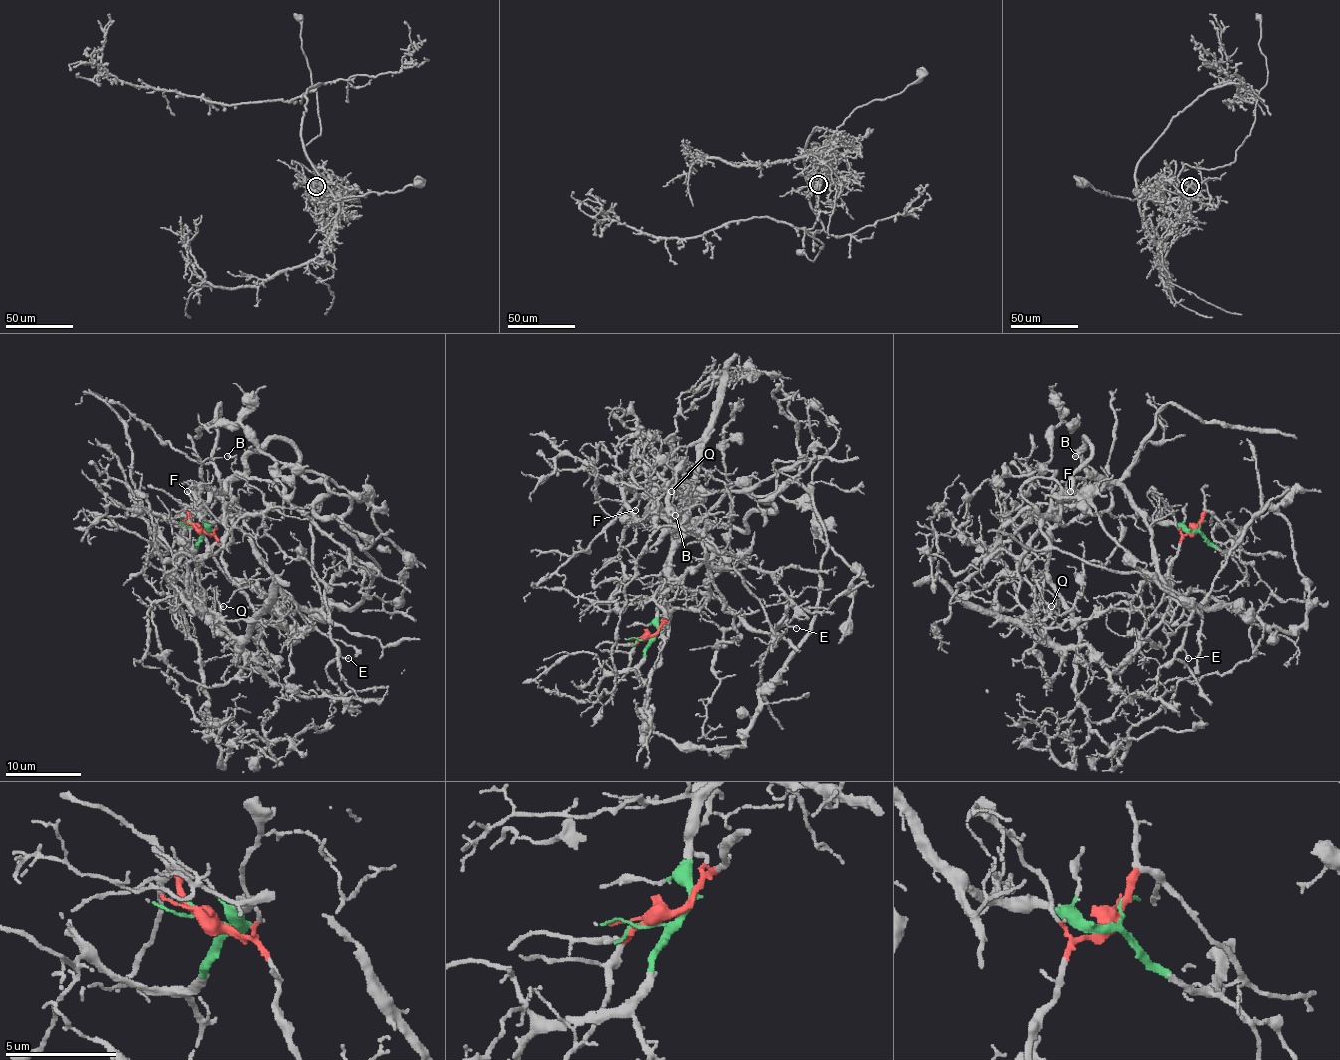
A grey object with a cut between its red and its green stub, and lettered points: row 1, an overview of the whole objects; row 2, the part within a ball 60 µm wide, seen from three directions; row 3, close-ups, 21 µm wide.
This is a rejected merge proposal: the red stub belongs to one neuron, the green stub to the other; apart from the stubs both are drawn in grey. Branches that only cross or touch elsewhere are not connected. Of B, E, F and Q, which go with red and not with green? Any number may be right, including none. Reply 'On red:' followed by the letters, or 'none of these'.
On red: Q

